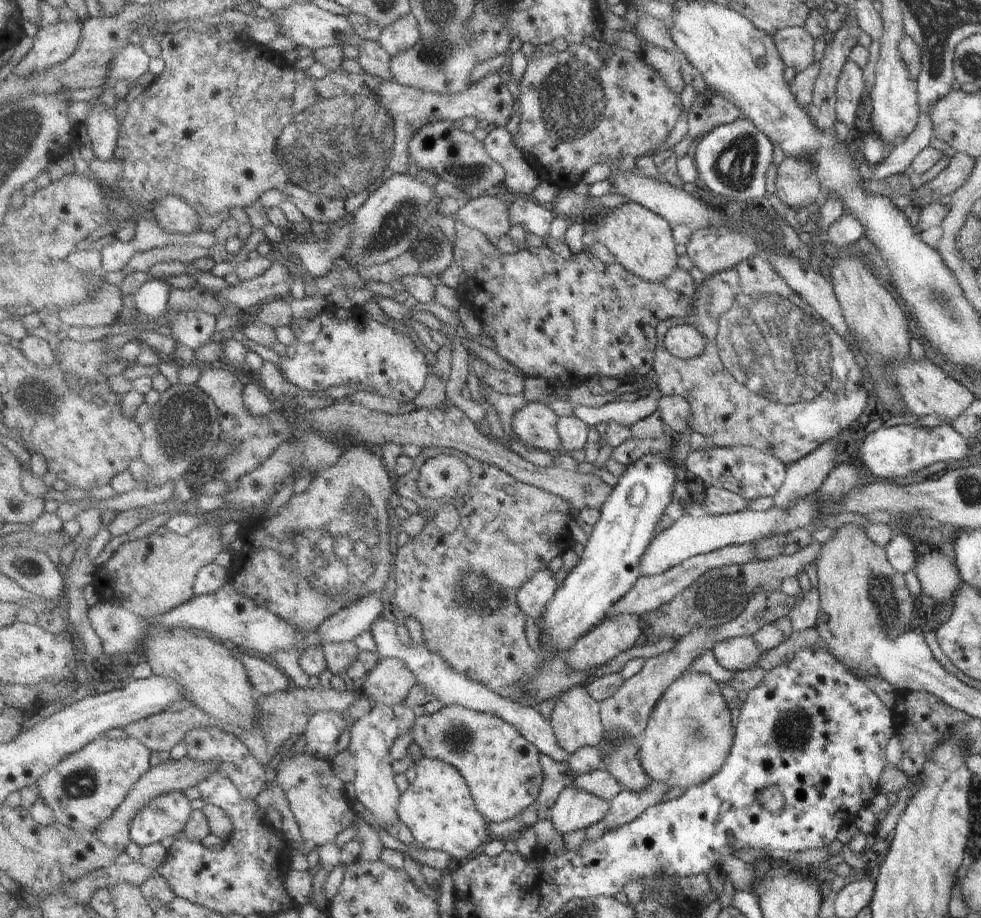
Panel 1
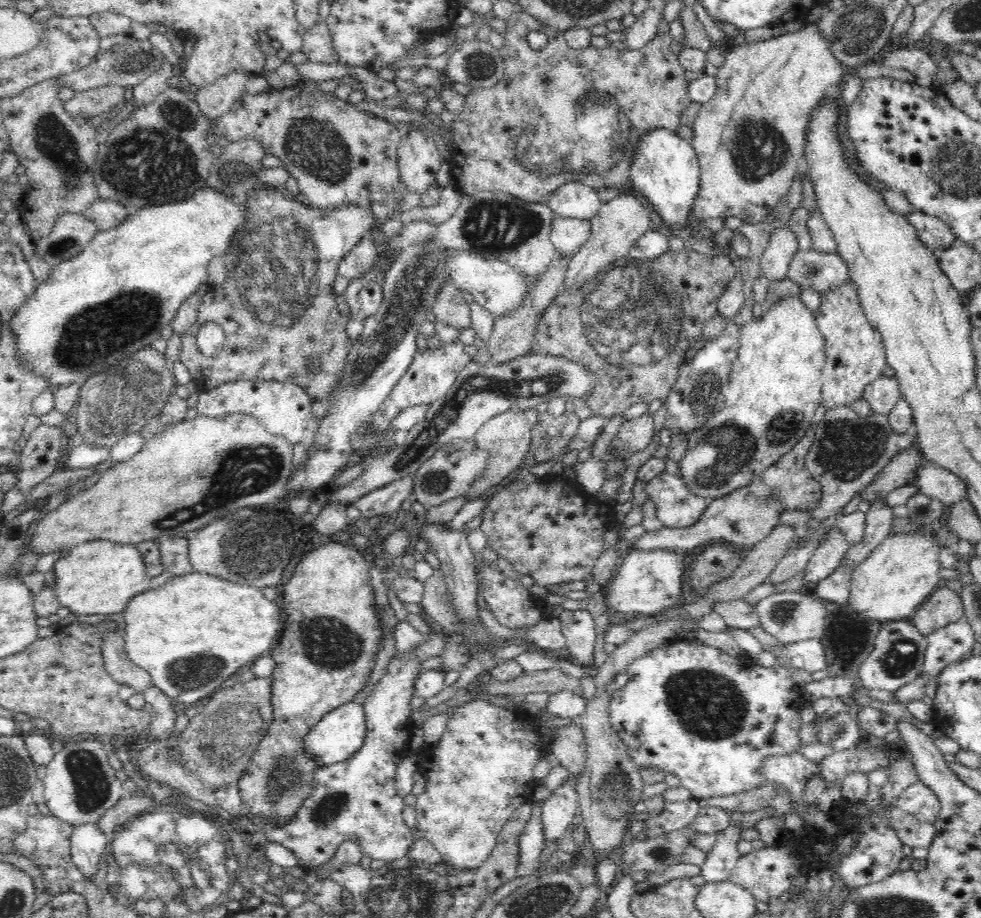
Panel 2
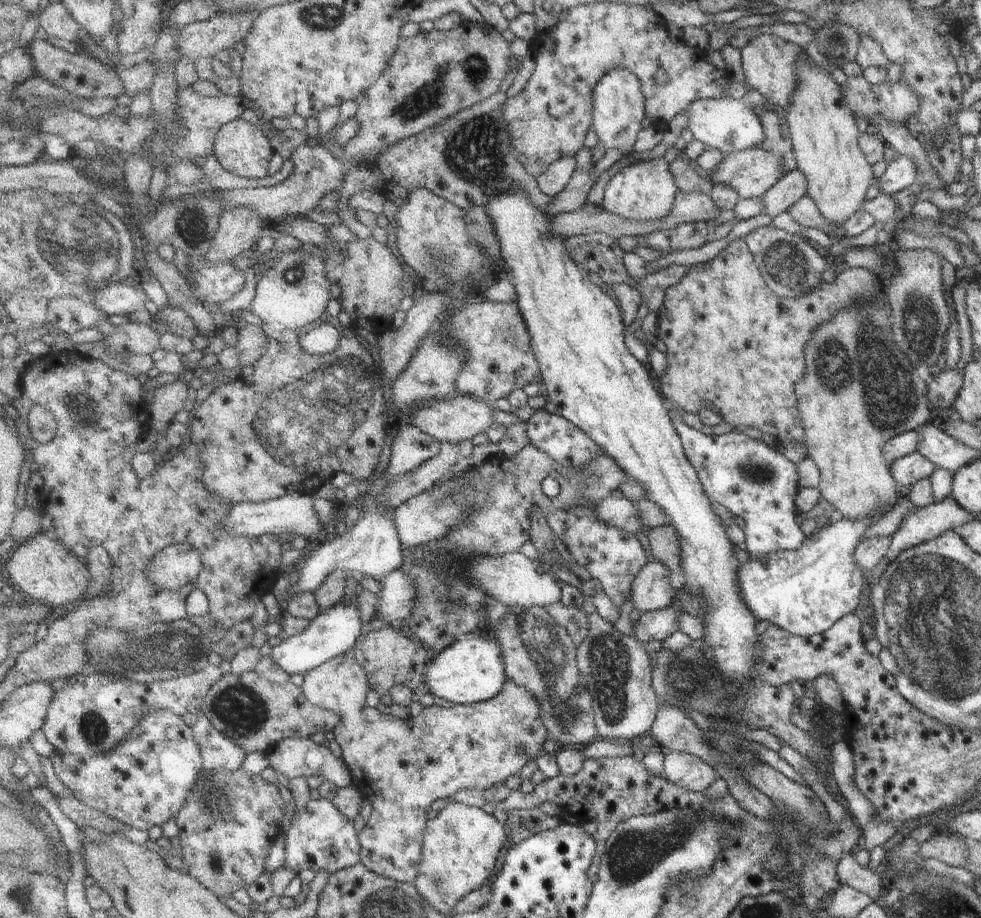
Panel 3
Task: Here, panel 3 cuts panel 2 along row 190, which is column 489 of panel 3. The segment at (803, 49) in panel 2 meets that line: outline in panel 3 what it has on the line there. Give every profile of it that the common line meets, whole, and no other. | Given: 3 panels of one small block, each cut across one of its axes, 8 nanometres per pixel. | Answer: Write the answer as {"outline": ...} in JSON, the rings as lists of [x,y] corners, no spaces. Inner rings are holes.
{"outline":[[[511,679],[504,692],[492,700],[474,705],[454,704],[450,708],[434,703],[430,708],[425,708],[420,716],[410,715],[405,720],[384,715],[378,708],[367,707],[360,714],[341,720],[334,734],[343,750],[343,759],[354,776],[354,787],[373,804],[373,813],[359,834],[363,844],[362,863],[376,874],[414,884],[422,872],[424,836],[432,820],[432,816],[428,816],[428,812],[432,812],[432,804],[455,797],[465,789],[484,792],[507,784],[512,776],[520,774],[528,764],[545,753],[544,744],[551,738],[540,702],[528,688]]]}

